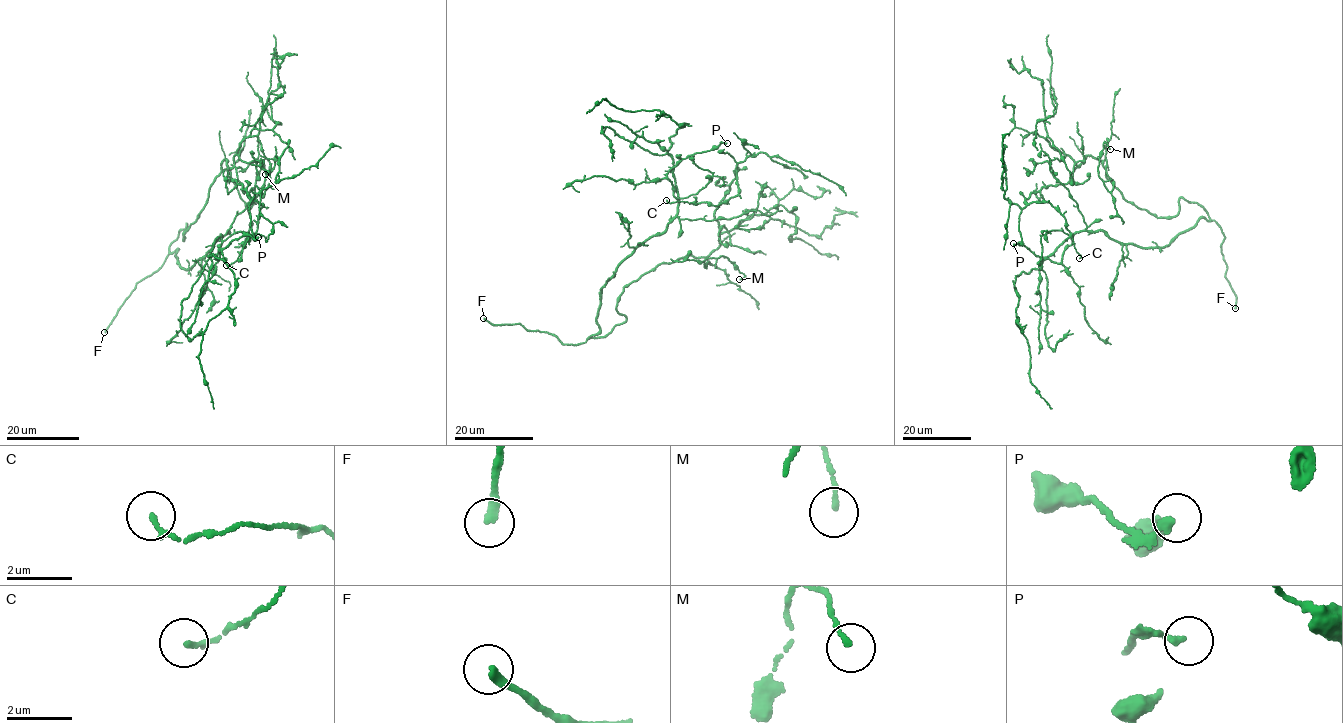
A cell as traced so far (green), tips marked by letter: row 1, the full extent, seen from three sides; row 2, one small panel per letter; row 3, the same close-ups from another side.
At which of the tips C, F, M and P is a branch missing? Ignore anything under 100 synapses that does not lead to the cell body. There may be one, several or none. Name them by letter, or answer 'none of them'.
F

